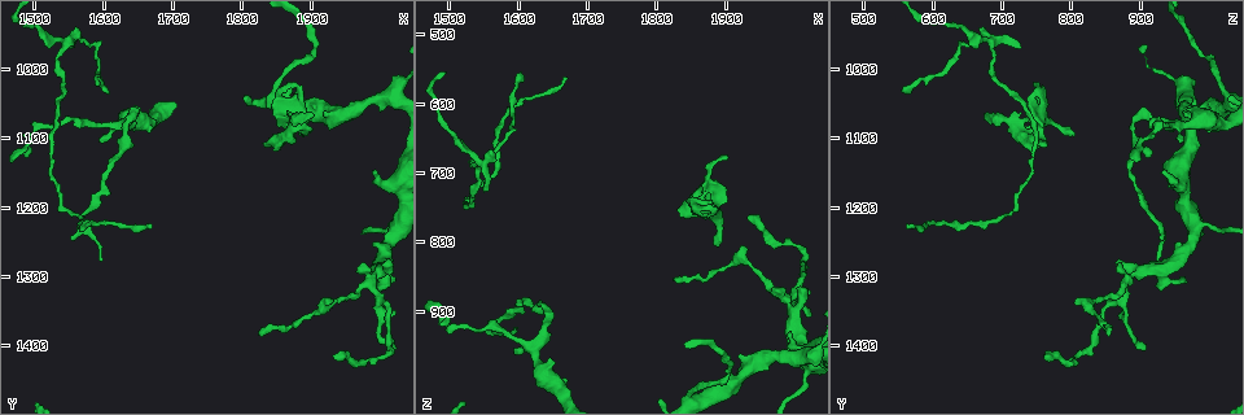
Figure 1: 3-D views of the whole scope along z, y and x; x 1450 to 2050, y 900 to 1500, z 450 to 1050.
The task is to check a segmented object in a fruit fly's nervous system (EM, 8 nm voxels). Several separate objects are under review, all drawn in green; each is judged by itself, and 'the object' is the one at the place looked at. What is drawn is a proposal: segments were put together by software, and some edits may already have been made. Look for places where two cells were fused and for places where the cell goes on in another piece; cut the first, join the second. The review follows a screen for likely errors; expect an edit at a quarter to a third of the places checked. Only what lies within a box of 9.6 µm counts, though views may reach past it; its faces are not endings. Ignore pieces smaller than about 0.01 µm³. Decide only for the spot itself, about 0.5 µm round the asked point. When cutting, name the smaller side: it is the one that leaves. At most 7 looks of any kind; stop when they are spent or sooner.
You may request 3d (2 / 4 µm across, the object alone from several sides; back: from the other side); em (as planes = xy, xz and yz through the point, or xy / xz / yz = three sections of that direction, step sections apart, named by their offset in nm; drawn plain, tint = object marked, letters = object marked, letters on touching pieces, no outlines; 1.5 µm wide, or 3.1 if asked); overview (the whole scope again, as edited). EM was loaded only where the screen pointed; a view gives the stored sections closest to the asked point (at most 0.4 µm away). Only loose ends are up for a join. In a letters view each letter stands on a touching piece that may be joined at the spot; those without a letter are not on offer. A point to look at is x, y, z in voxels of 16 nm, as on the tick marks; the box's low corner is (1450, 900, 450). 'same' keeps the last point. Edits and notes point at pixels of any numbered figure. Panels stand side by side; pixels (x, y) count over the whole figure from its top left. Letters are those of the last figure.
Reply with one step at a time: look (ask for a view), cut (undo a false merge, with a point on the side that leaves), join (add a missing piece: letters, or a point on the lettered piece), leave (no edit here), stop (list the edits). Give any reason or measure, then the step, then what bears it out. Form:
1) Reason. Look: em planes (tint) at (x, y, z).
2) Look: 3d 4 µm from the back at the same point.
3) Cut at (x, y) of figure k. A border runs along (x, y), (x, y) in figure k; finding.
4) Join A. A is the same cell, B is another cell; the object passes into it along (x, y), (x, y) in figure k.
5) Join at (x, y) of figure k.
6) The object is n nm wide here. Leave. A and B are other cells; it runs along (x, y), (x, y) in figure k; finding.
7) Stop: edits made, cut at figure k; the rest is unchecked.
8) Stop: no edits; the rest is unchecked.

An open end. Look: em xz step 4 (letters) at (1830, 1385, 855).

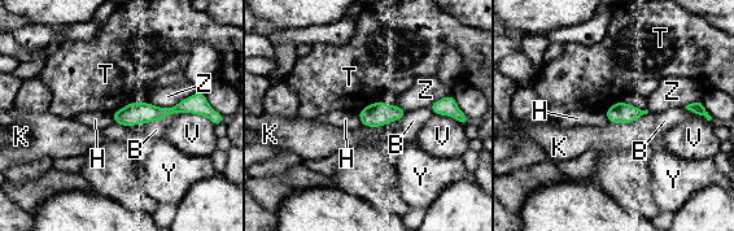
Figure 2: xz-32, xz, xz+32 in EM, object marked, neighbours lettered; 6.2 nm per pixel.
The object is 130 nm wide here. Leave. B, H, K, T, V, Y and Z are other cells; it runs along (193, 107), (161, 113), (116, 116) in figure 2; none of them fits.

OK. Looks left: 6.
Four arms meet. Look: em planes (letters) at (1990, 1310, 880).

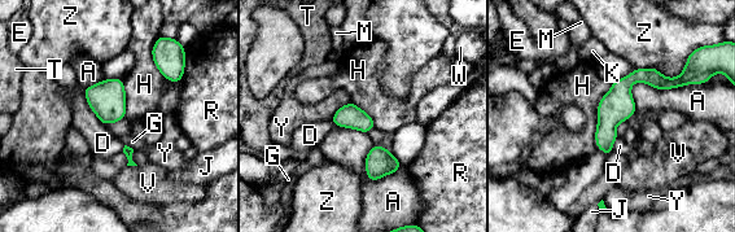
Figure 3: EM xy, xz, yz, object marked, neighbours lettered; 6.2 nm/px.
The object is 130 nm wide here. Leave. A, D, E, G, H, J, K, M, R, T, V, W, Y and Z are other cells; it runs along (679, 82), (634, 77), (600, 145) in figure 3; one cell here.

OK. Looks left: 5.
Branch stops here. Look: 3d 4 µm at (1830, 1115, 755).

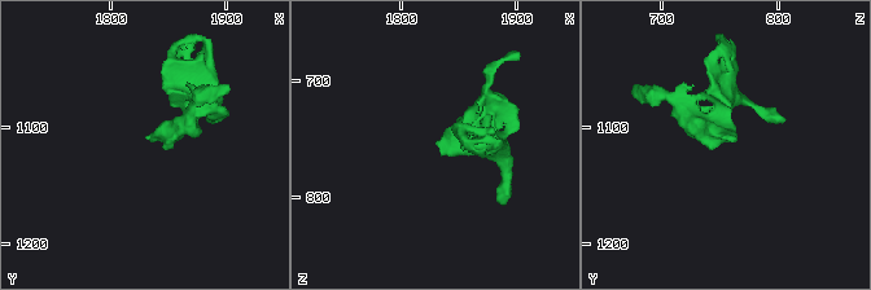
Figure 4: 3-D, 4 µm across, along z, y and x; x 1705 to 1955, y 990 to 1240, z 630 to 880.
Look: em planes (letters) at (1834, 1112, 758).

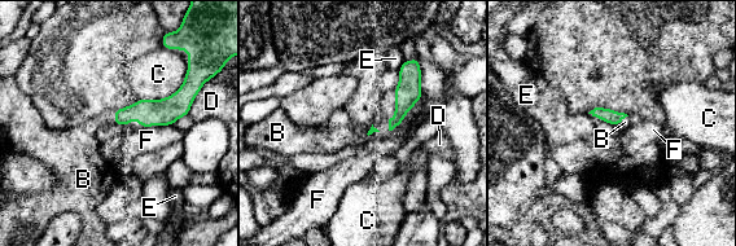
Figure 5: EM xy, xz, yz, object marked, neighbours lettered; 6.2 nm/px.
Join B. B is the same cell, C, D, E and F are other cells; it goes on there.

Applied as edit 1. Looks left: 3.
Stop: edits made, join at figure 5; the rest is unchecked.

